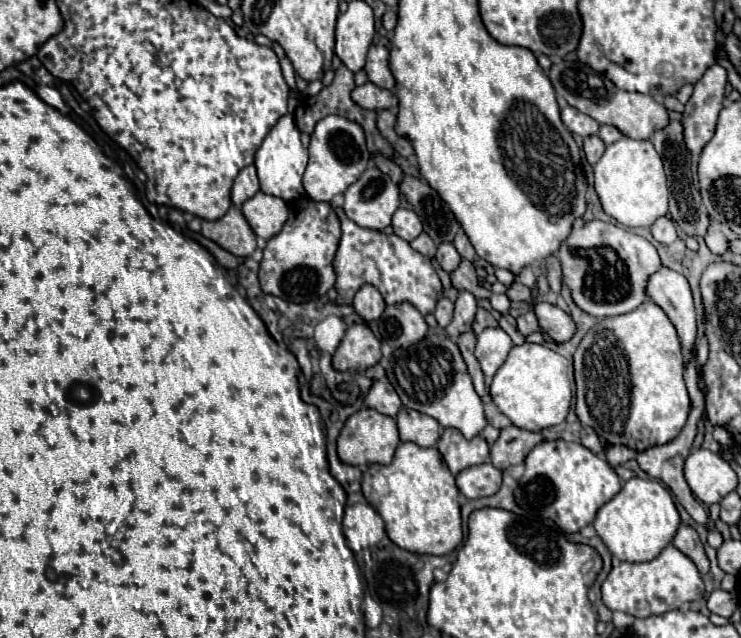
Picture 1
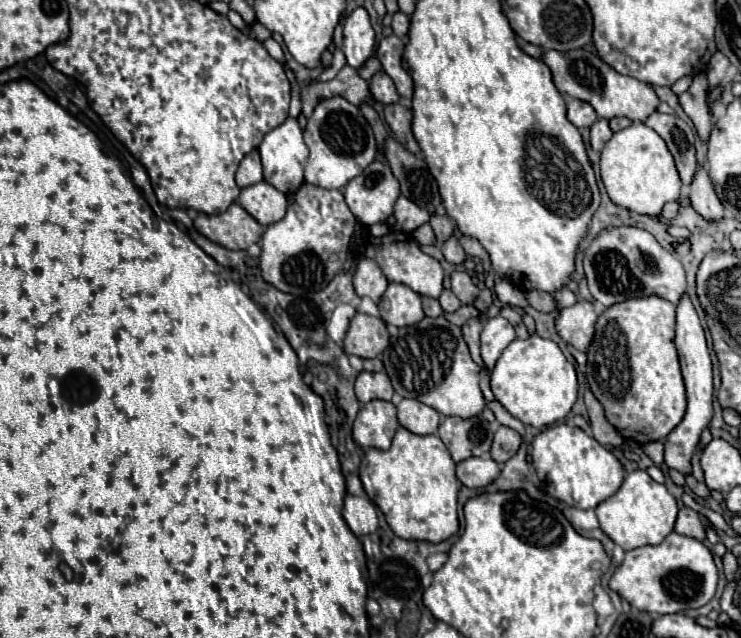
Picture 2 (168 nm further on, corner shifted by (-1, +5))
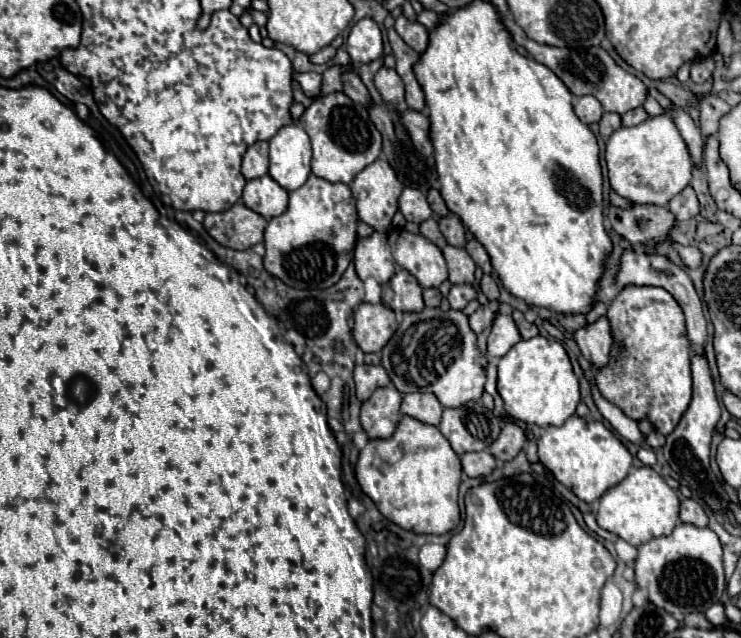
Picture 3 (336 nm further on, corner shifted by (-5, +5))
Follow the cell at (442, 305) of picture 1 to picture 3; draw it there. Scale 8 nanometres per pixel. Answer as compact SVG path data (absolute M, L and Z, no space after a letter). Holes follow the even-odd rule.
M453 284L451 292L447 296L451 308L455 308L455 310L463 310L475 298L477 298L477 290L471 284Z

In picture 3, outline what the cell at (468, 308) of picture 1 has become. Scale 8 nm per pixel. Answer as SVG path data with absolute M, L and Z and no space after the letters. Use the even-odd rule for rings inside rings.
M447 244L443 248L443 256L449 266L449 282L451 284L473 284L475 280L475 262L467 254L465 248L457 248Z

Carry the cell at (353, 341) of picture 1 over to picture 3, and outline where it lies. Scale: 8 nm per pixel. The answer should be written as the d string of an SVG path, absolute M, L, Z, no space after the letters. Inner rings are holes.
M361 302L355 310L353 338L363 352L379 352L395 334L399 322L395 312L385 304Z

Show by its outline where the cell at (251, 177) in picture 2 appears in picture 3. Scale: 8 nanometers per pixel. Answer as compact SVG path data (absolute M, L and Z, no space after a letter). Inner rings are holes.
M259 140L259 142L251 144L247 148L247 152L243 154L241 172L247 180L253 180L253 178L265 176L267 170L269 170L269 142Z

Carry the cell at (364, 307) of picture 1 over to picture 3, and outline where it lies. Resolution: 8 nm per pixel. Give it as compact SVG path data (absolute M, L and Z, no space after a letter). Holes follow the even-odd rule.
M373 232L371 236L359 238L355 252L353 252L353 262L355 262L355 270L357 270L361 280L365 280L367 276L373 276L379 284L385 284L395 274L395 262L391 256L391 246L389 246L387 234L385 232Z

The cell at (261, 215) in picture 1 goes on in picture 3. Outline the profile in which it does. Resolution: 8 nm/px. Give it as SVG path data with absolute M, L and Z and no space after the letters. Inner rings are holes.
M265 174L245 184L243 202L253 212L259 212L263 218L271 220L287 210L287 190Z

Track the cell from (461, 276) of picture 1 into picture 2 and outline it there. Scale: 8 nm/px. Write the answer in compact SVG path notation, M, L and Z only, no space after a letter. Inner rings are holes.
M451 236L451 238L441 246L441 252L443 252L445 260L447 260L449 264L453 264L453 266L463 264L463 260L465 260L465 250L461 248L457 236Z

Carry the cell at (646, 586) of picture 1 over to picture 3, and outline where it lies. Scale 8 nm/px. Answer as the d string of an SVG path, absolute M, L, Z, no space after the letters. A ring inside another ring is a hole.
M681 522L669 536L641 544L635 560L635 584L649 592L649 600L655 606L667 608L677 618L691 612L705 612L709 606L721 602L725 592L721 542L717 534L711 528Z

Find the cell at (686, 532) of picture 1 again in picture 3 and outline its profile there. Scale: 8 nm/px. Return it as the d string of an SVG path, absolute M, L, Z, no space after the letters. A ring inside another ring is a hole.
M685 498L681 502L681 520L687 524L695 524L695 526L707 526L707 522L709 522L703 506L699 502L695 502L693 498Z

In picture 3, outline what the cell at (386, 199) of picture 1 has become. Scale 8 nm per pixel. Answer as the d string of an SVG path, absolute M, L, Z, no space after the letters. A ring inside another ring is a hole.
M377 158L351 182L359 218L379 232L387 232L391 228L391 218L397 212L397 198L401 190L403 184L397 180L385 158Z

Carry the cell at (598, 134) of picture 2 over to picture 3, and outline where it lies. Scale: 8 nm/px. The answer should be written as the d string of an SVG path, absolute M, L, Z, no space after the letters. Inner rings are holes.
M605 112L603 118L599 120L599 130L601 130L601 136L609 138L611 132L615 132L617 128L621 128L621 116L615 114L615 112Z

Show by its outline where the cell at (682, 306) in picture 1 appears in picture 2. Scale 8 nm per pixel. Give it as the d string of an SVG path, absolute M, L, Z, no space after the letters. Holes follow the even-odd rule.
M685 292L681 300L677 302L677 336L675 336L675 346L679 352L679 362L681 362L681 372L687 388L687 412L683 422L665 438L665 464L669 468L679 470L681 474L691 474L691 454L699 442L701 432L709 426L711 416L713 416L713 378L711 378L711 356L707 350L705 342L705 332L699 322L699 316L689 300L689 294Z

